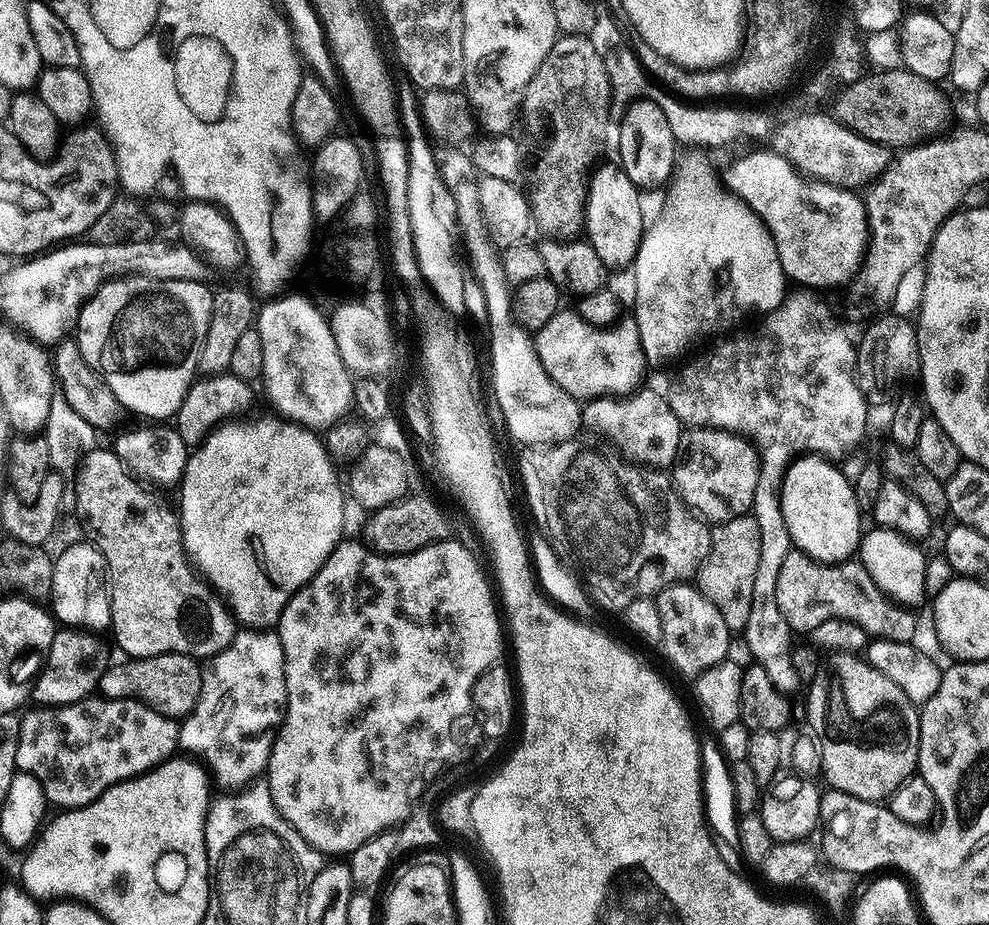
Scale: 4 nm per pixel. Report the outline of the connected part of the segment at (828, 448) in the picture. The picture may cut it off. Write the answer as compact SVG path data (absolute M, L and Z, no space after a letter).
M796 290L796 293L785 295L784 300L779 304L773 312L767 313L763 317L764 326L760 332L760 336L756 336L753 340L724 340L705 360L696 360L689 368L684 368L680 372L680 377L676 380L676 385L673 386L672 392L667 393L668 404L674 410L674 414L680 419L681 425L691 426L693 428L723 428L726 432L734 432L738 436L747 436L750 440L758 445L760 454L760 477L758 478L758 486L754 490L754 502L752 503L751 515L754 516L761 528L761 560L758 564L758 570L754 579L753 602L750 607L750 618L746 621L746 626L742 631L742 637L748 643L748 652L752 655L751 659L755 663L762 666L762 670L766 670L766 674L770 674L770 682L774 682L774 686L783 694L791 694L796 687L802 684L800 675L794 670L794 662L791 654L794 647L794 633L792 627L786 622L786 618L782 618L782 610L778 610L778 594L776 587L778 586L778 570L782 570L782 562L786 559L786 554L793 551L794 545L787 528L784 526L784 515L782 514L782 506L780 505L780 488L784 484L784 473L788 470L788 465L793 460L805 455L815 454L825 457L833 462L839 461L839 456L844 456L847 452L852 452L860 444L860 439L864 436L864 431L868 428L868 404L866 401L866 393L856 385L856 350L857 345L854 340L844 333L844 328L838 321L832 317L832 312L819 300L819 295L813 294L808 290Z

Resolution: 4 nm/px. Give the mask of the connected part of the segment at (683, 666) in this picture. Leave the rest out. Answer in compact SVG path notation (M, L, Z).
M681 582L659 589L654 596L658 614L662 614L662 649L668 660L684 676L695 678L710 666L729 659L728 643L734 638L717 606L703 595L695 583Z

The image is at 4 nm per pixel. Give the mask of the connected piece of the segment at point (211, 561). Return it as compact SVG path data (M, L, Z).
M271 414L272 416L260 416L257 420L240 420L244 418L232 418L227 422L221 423L219 426L212 429L211 432L208 433L207 436L204 437L203 440L200 441L198 447L189 455L188 461L186 462L186 466L184 467L184 476L180 479L178 485L178 491L180 491L180 508L178 504L178 519L180 522L180 529L182 530L182 534L184 535L184 549L188 551L189 557L198 569L199 575L203 577L203 579L207 580L209 585L223 599L226 601L227 607L230 609L233 617L244 628L255 628L257 630L272 630L277 627L280 623L280 615L282 614L282 610L286 610L286 606L290 602L290 598L294 598L294 594L299 588L304 588L306 585L310 584L313 578L318 574L318 570L321 566L326 562L326 558L330 558L330 554L336 549L337 544L340 543L342 537L345 535L344 532L344 496L346 500L346 492L342 487L342 480L336 477L336 468L334 465L333 457L328 455L328 449L326 447L325 441L323 439L320 440L315 431L311 428L303 428L300 424L295 424L293 420L285 420L283 416L279 414Z

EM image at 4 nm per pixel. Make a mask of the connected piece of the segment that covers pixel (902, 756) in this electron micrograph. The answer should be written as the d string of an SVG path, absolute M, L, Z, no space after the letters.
M828 652L826 658L828 658L828 665L825 668L823 665L822 675L814 684L816 689L808 696L808 720L812 723L810 728L821 740L823 779L828 779L827 787L829 789L845 792L859 800L887 801L892 793L896 792L917 771L918 750L920 749L920 708L914 702L910 702L910 698L906 698L906 694L902 694L900 687L895 682L890 682L890 678L886 678L886 674L882 674L882 670L878 670L873 664L868 663L863 655L854 652Z

